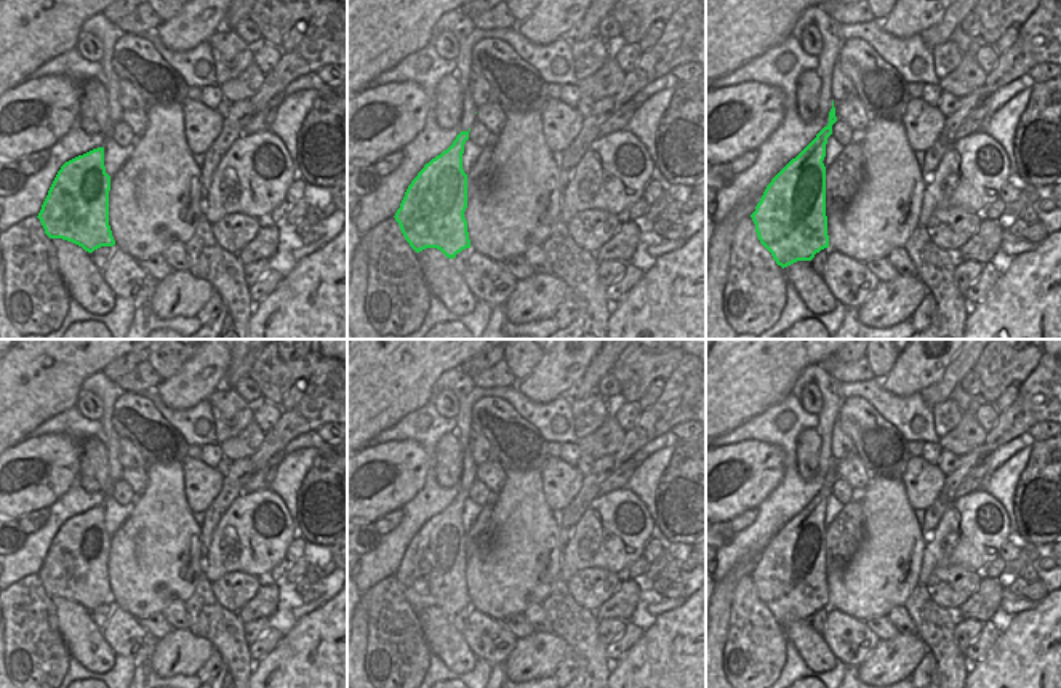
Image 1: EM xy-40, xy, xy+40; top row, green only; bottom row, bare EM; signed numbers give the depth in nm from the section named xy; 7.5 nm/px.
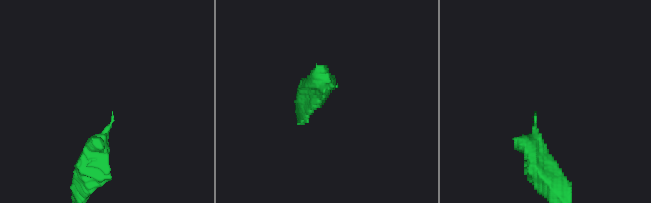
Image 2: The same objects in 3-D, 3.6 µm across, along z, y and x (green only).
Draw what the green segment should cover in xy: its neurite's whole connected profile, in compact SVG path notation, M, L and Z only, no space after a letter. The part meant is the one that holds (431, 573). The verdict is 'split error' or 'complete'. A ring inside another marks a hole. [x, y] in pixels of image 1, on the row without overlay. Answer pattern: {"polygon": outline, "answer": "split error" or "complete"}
{"polygon": "M461 490L446 509L424 523L408 544L394 574L416 611L437 606L453 618L470 606L464 576L467 533L462 528L467 498L469 490Z", "answer": "complete"}

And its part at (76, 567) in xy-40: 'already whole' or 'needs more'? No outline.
already whole

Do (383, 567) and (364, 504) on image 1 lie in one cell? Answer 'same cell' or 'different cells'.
different cells

